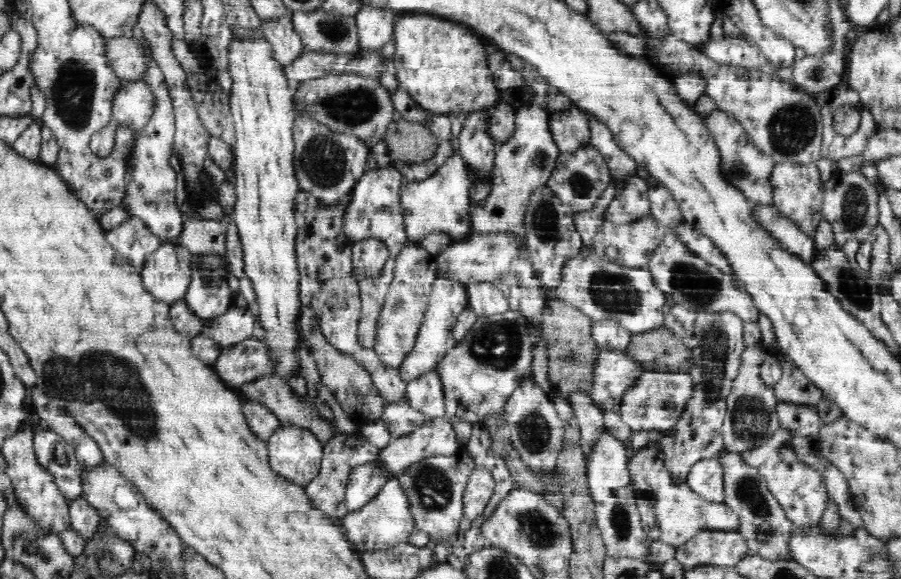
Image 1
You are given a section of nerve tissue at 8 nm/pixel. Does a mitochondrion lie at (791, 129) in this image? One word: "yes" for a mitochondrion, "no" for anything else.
yes

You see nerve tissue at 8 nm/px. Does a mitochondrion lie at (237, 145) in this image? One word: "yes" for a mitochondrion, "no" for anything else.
no

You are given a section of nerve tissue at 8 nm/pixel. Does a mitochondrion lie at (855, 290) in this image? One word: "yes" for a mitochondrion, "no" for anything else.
yes

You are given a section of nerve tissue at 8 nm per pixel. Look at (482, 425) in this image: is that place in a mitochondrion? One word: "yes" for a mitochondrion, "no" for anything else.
no

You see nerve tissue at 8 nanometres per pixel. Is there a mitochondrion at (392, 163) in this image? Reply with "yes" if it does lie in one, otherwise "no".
no

